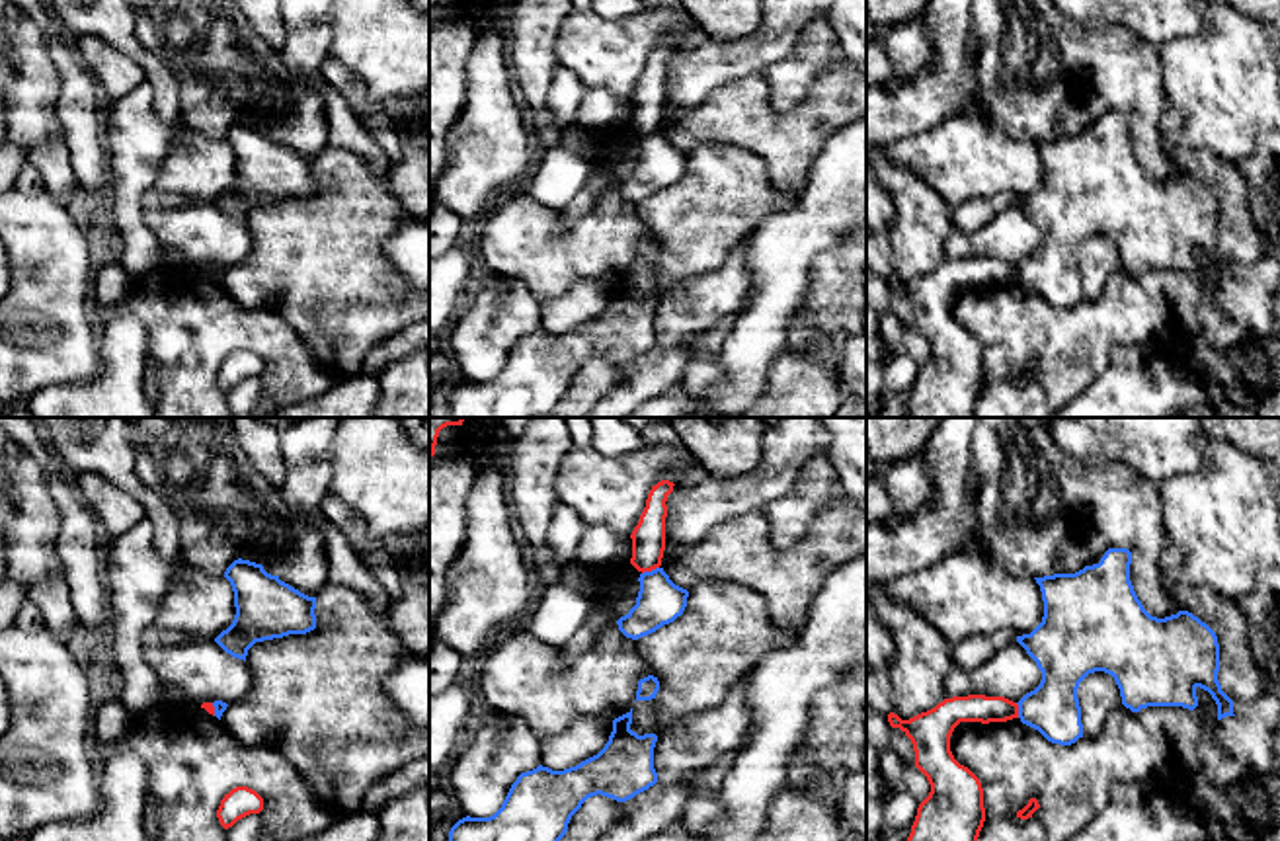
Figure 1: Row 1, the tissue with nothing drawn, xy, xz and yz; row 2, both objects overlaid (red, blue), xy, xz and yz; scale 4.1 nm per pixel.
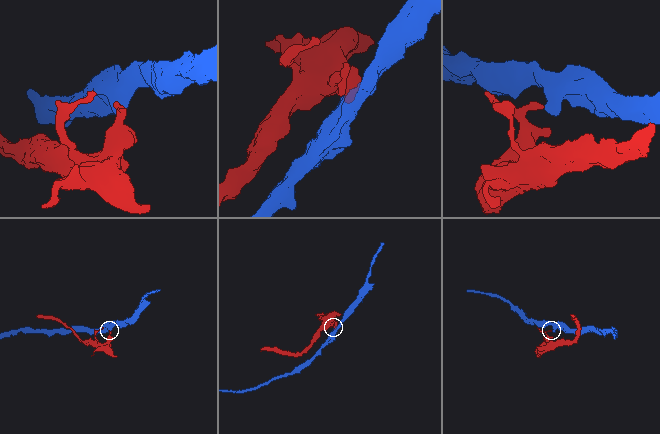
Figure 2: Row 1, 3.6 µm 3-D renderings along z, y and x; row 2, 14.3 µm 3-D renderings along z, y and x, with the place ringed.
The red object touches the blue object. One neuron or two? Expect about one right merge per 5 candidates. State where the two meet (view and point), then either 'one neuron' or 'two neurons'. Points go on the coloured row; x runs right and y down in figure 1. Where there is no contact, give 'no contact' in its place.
xz (650, 570) | two neurons

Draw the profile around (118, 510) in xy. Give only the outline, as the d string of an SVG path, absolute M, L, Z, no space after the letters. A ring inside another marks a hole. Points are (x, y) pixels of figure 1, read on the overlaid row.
M78 472L72 480L78 496L100 517L109 537L117 537L146 519L142 505L103 476Z

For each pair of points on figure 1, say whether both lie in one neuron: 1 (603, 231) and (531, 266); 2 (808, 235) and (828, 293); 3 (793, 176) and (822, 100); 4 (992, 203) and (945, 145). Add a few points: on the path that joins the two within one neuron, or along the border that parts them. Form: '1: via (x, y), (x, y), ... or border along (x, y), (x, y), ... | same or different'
1: via (586, 248), (576, 254), (549, 258) | same
2: border along (845, 237), (816, 258), (804, 301) | different
3: via (793, 157), (793, 141), (814, 120) | same
4: border along (1015, 198), (980, 196), (964, 200), (953, 211) | different

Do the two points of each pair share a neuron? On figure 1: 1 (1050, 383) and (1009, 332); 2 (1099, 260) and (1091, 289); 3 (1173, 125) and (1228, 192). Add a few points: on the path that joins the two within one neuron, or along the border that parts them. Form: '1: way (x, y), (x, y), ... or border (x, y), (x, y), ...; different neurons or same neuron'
1: way (1050, 367), (1025, 338); same neuron
2: way (1097, 268), (1091, 281); same neuron
3: way (1173, 145), (1197, 172), (1208, 176); same neuron

